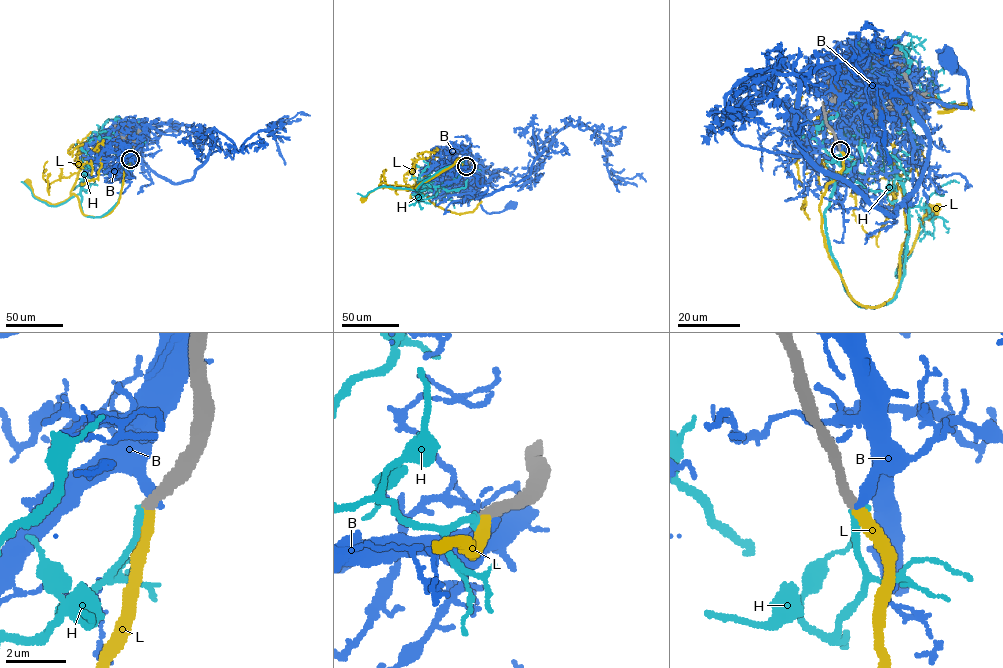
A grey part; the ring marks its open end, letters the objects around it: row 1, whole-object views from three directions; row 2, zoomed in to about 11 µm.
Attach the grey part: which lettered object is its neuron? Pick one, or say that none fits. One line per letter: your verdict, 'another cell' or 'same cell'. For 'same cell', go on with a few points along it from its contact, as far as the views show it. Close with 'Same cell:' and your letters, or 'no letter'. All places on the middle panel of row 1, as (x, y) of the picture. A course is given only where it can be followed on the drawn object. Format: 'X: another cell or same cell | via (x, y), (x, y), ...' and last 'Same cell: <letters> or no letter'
B: another cell
H: another cell
L: same cell | via (466, 166), (459, 158), (416, 187), (377, 188), (363, 199)
Same cell: L

